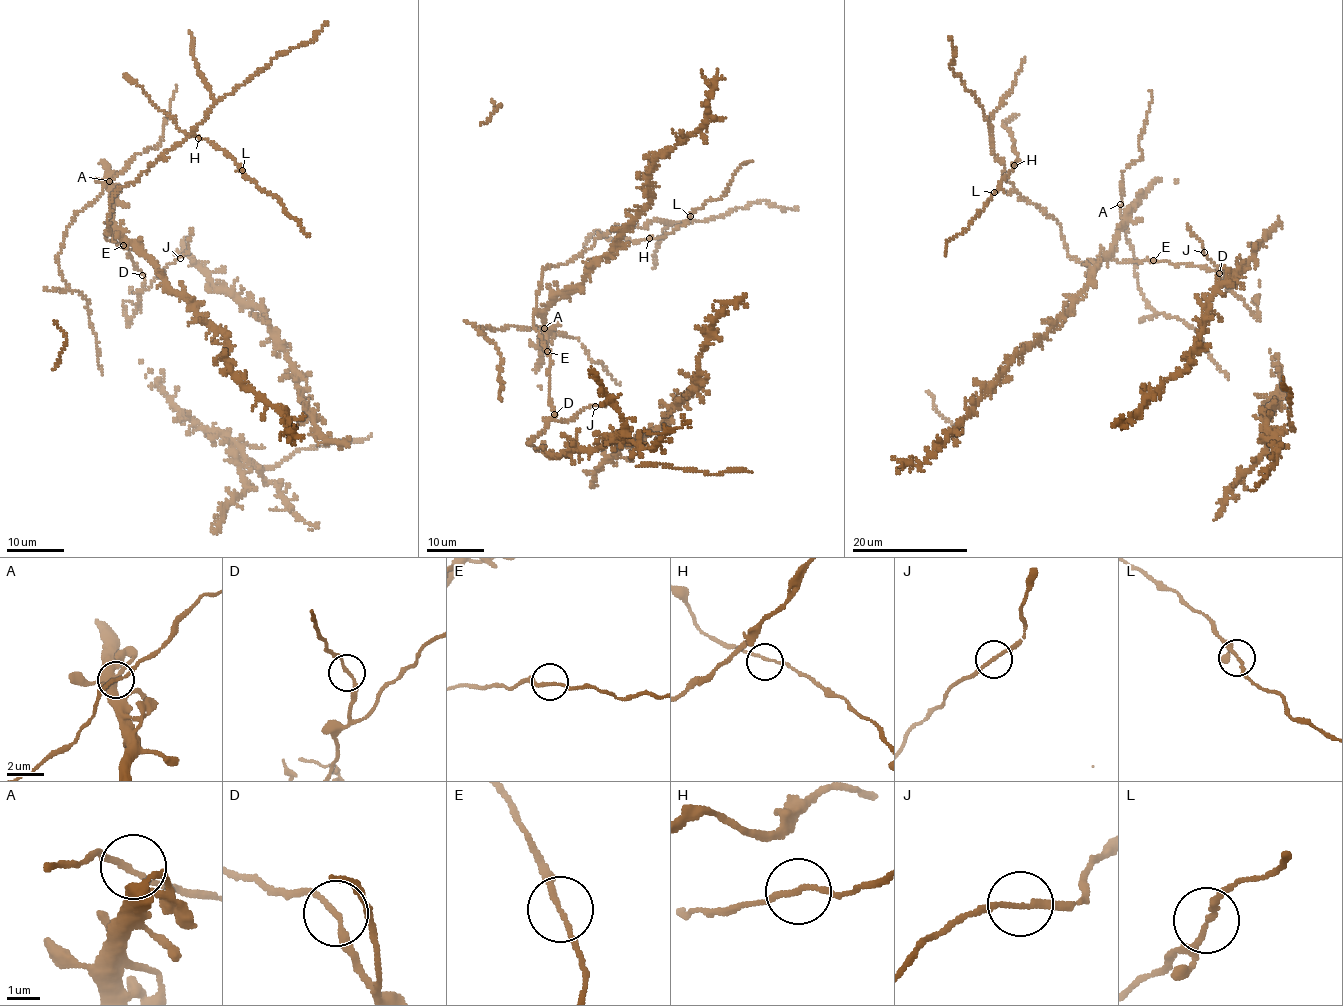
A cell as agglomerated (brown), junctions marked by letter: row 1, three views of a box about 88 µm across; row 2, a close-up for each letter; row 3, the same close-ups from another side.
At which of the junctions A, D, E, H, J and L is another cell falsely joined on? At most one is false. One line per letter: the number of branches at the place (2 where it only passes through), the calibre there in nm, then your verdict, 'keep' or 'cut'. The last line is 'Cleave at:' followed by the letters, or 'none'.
A: 2 | 160 nm | keep
D: 2 | 160 nm | keep
E: 2 | 160 nm | keep
H: 2 | 140 nm | keep
J: 2 | 160 nm | keep
L: 2 | 150 nm | keep
Cleave at: none

